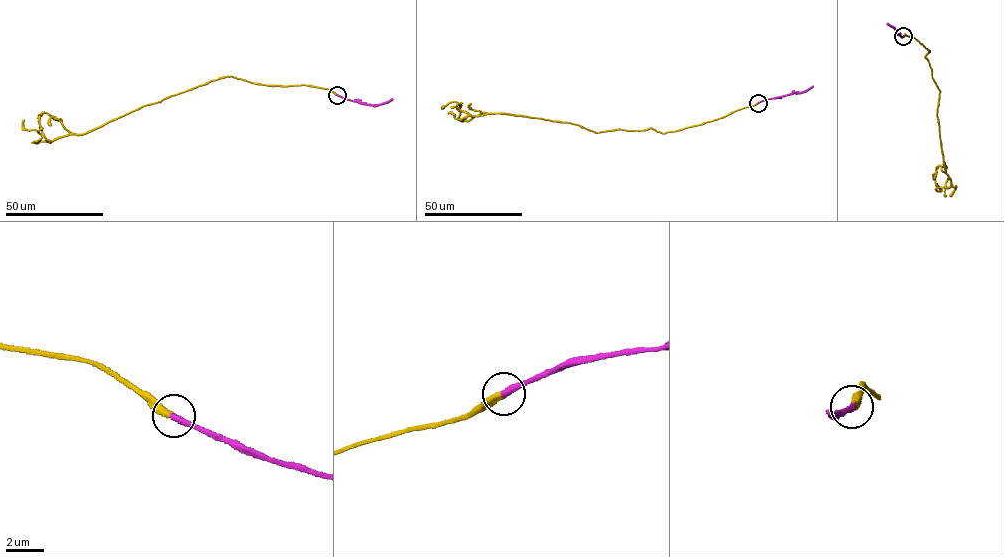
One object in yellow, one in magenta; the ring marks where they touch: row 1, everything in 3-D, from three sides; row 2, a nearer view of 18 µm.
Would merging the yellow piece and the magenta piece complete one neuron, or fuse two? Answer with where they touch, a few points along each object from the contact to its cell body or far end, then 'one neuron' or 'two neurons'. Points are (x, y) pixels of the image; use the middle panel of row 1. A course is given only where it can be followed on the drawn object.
(758, 103) | yellow via (757, 103), (662, 133), (651, 128), (596, 132), (569, 122), (469, 115), (455, 101), (445, 106) | magenta via (758, 103), (813, 86) | one neuron

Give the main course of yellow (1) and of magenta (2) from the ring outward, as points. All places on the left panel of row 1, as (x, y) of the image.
1: (336, 94), (303, 85), (268, 86), (224, 76), (83, 134), (51, 141), (23, 128), (24, 119)
2: (337, 94), (371, 104), (382, 104), (393, 99)

